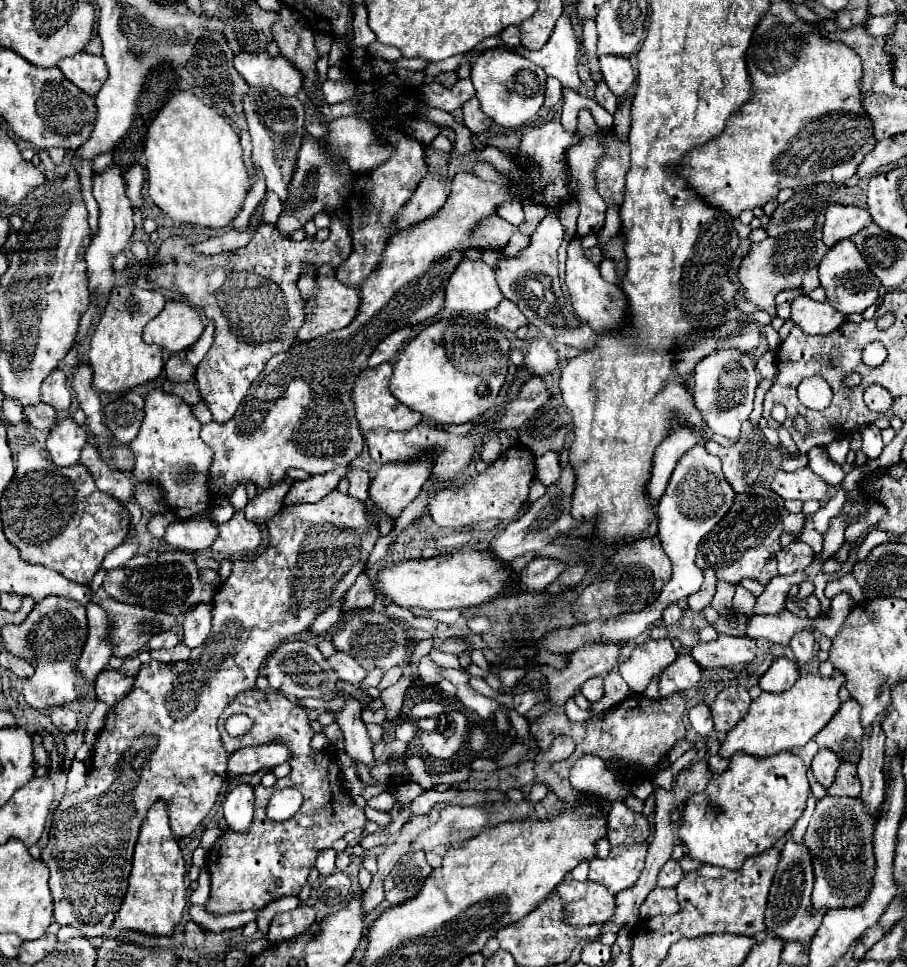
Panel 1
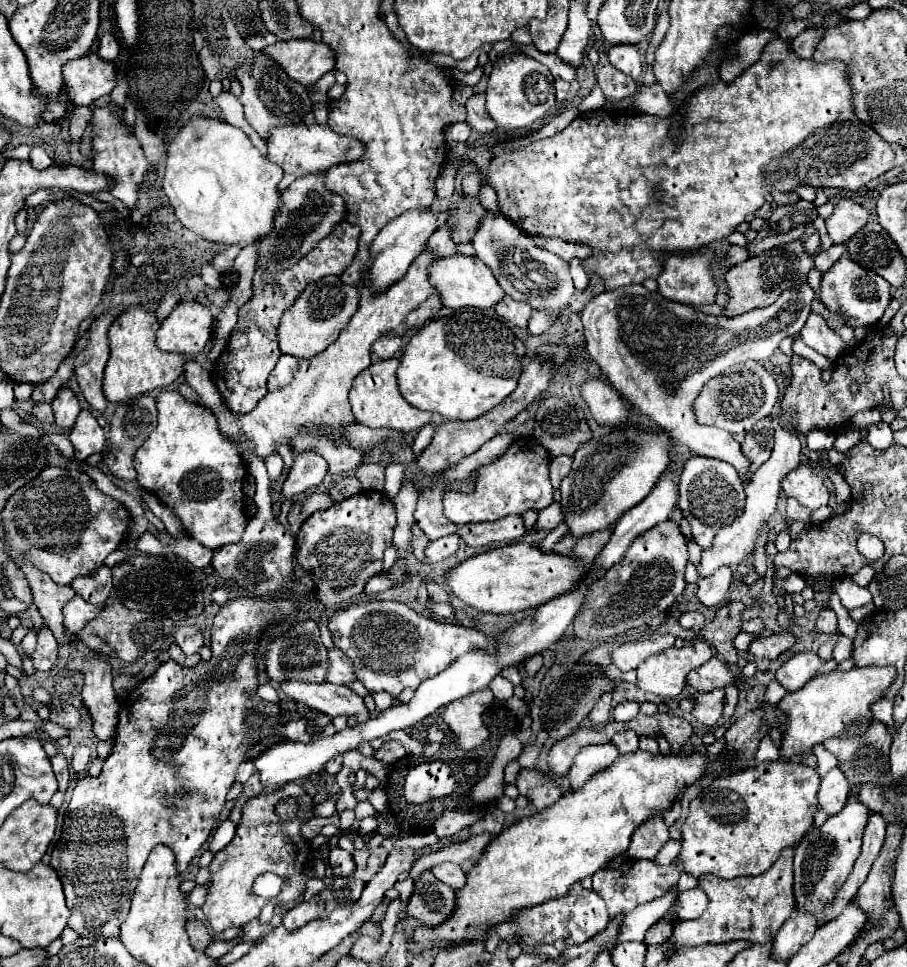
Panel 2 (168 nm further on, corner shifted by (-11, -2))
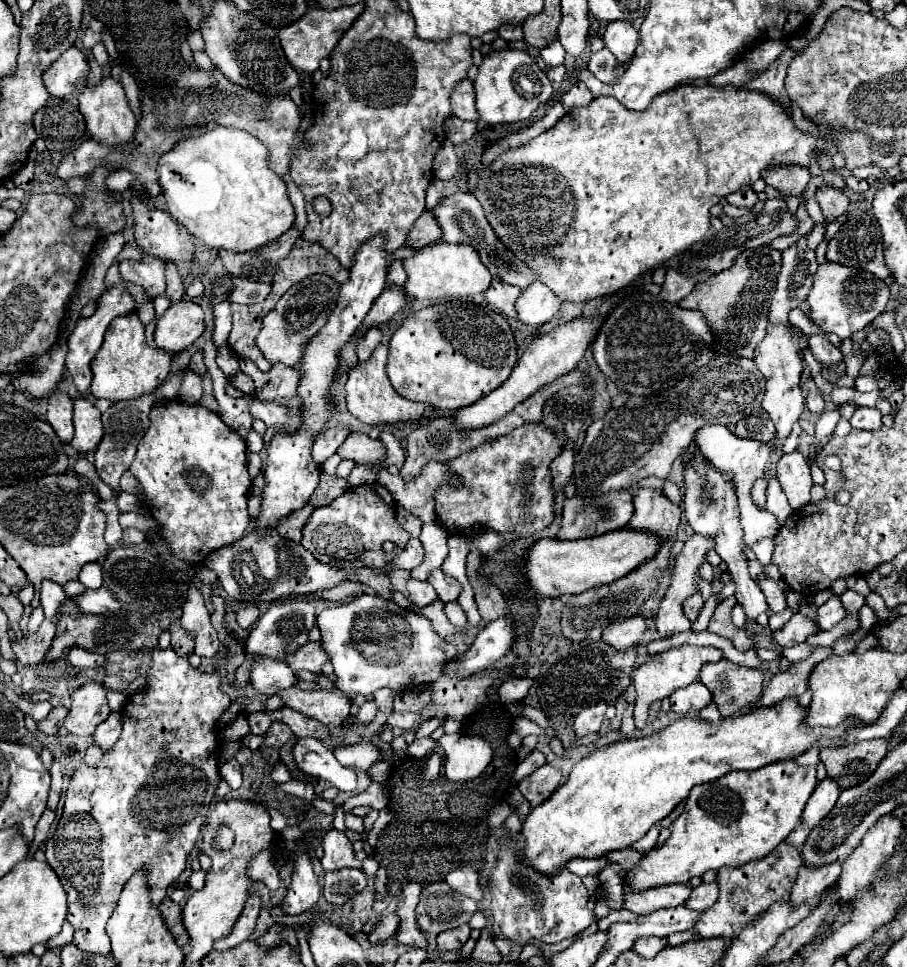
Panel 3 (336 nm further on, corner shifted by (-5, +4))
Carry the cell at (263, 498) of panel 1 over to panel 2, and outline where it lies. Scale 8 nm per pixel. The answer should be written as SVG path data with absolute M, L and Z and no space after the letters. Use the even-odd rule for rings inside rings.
M312 452L298 454L288 478L282 484L280 494L284 498L292 498L294 494L300 494L312 486L318 486L324 474L326 474L326 462L322 456Z

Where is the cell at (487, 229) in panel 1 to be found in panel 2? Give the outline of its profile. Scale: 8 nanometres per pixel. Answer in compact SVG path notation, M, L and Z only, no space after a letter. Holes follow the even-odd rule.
M462 198L454 214L448 216L448 222L454 226L452 238L456 244L470 244L472 236L478 232L480 220L484 218L486 208L472 198Z

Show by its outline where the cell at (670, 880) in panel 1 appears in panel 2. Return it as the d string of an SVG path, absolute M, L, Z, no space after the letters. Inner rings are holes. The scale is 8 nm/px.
M672 888L672 890L666 892L666 896L660 896L660 898L652 900L652 902L648 902L648 904L638 906L636 910L628 912L626 918L624 918L618 942L624 942L624 940L644 940L646 930L652 924L656 924L670 910L676 892L678 892L678 888Z

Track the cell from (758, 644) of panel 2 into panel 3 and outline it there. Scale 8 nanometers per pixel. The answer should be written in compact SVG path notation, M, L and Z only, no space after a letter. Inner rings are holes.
M796 612L796 614L792 616L792 620L790 620L784 628L780 628L778 632L772 634L774 644L776 644L774 648L776 648L776 650L782 650L782 648L788 648L788 646L806 642L808 636L818 634L818 632L820 632L820 626L818 626L814 620L810 620L808 616Z

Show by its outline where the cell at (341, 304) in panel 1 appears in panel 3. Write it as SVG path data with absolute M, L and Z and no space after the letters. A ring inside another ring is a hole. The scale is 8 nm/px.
M314 274L298 284L294 284L274 306L274 310L270 310L264 316L264 324L260 334L256 336L256 346L262 350L264 358L270 364L286 364L286 366L296 366L302 358L302 352L306 348L306 344L310 342L310 338L314 334L318 334L318 330L322 328L322 324L326 324L330 312L334 310L334 304L338 300L338 292L340 286L336 280L330 280L324 274Z

